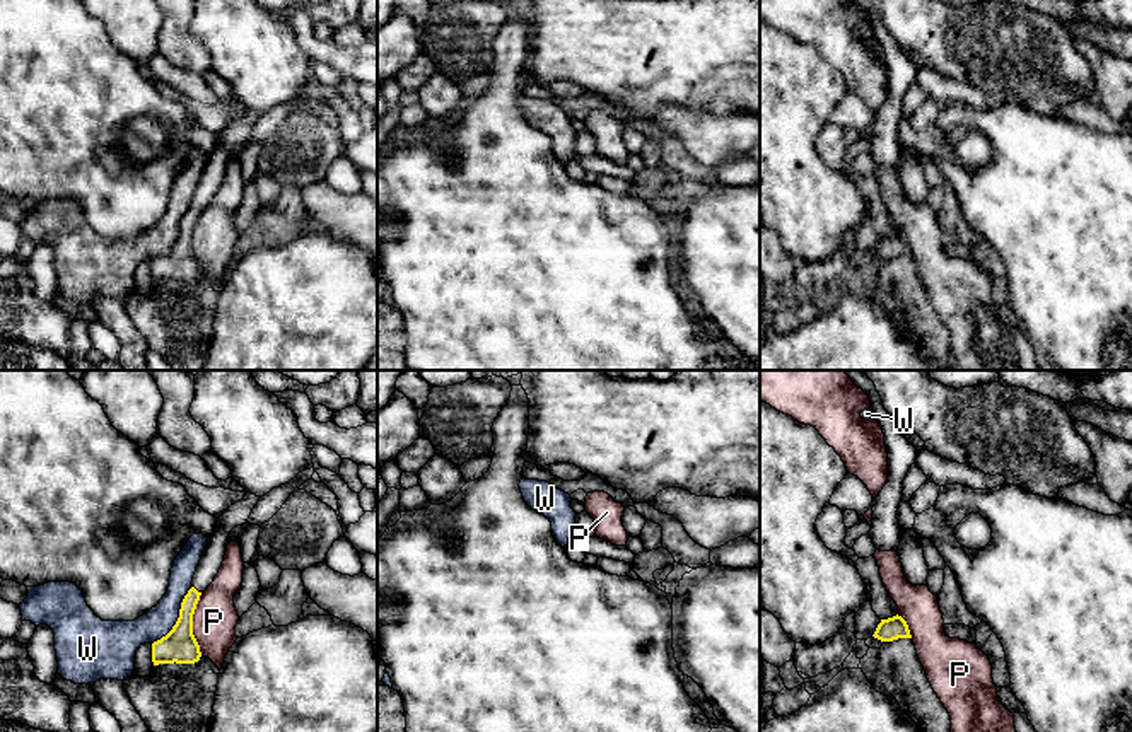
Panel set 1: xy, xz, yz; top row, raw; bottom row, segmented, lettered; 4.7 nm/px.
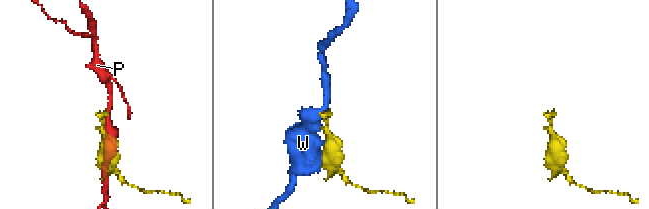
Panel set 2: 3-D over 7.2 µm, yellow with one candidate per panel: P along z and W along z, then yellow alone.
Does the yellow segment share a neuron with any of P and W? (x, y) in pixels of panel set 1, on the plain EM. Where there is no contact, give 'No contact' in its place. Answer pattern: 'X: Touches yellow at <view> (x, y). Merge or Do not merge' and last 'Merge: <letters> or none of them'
P: Touches yellow at xy (192, 243). Do not merge
W: Touches yellow at xy (178, 236). Do not merge
Merge: none of them

